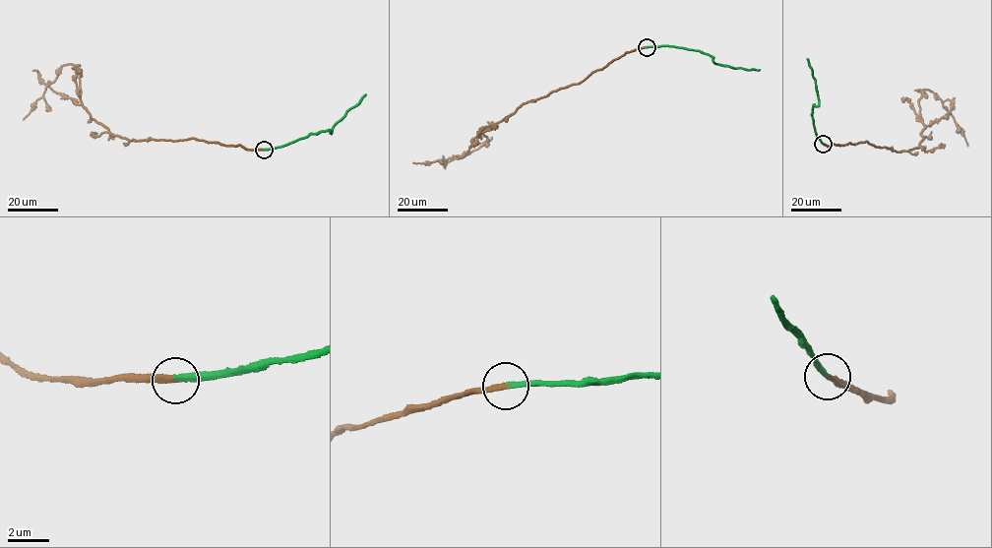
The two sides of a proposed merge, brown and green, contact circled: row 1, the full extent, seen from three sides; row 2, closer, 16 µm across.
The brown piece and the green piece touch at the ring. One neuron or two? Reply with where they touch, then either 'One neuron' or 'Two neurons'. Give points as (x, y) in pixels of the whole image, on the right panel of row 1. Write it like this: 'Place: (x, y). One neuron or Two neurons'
Place: (823, 144). One neuron

